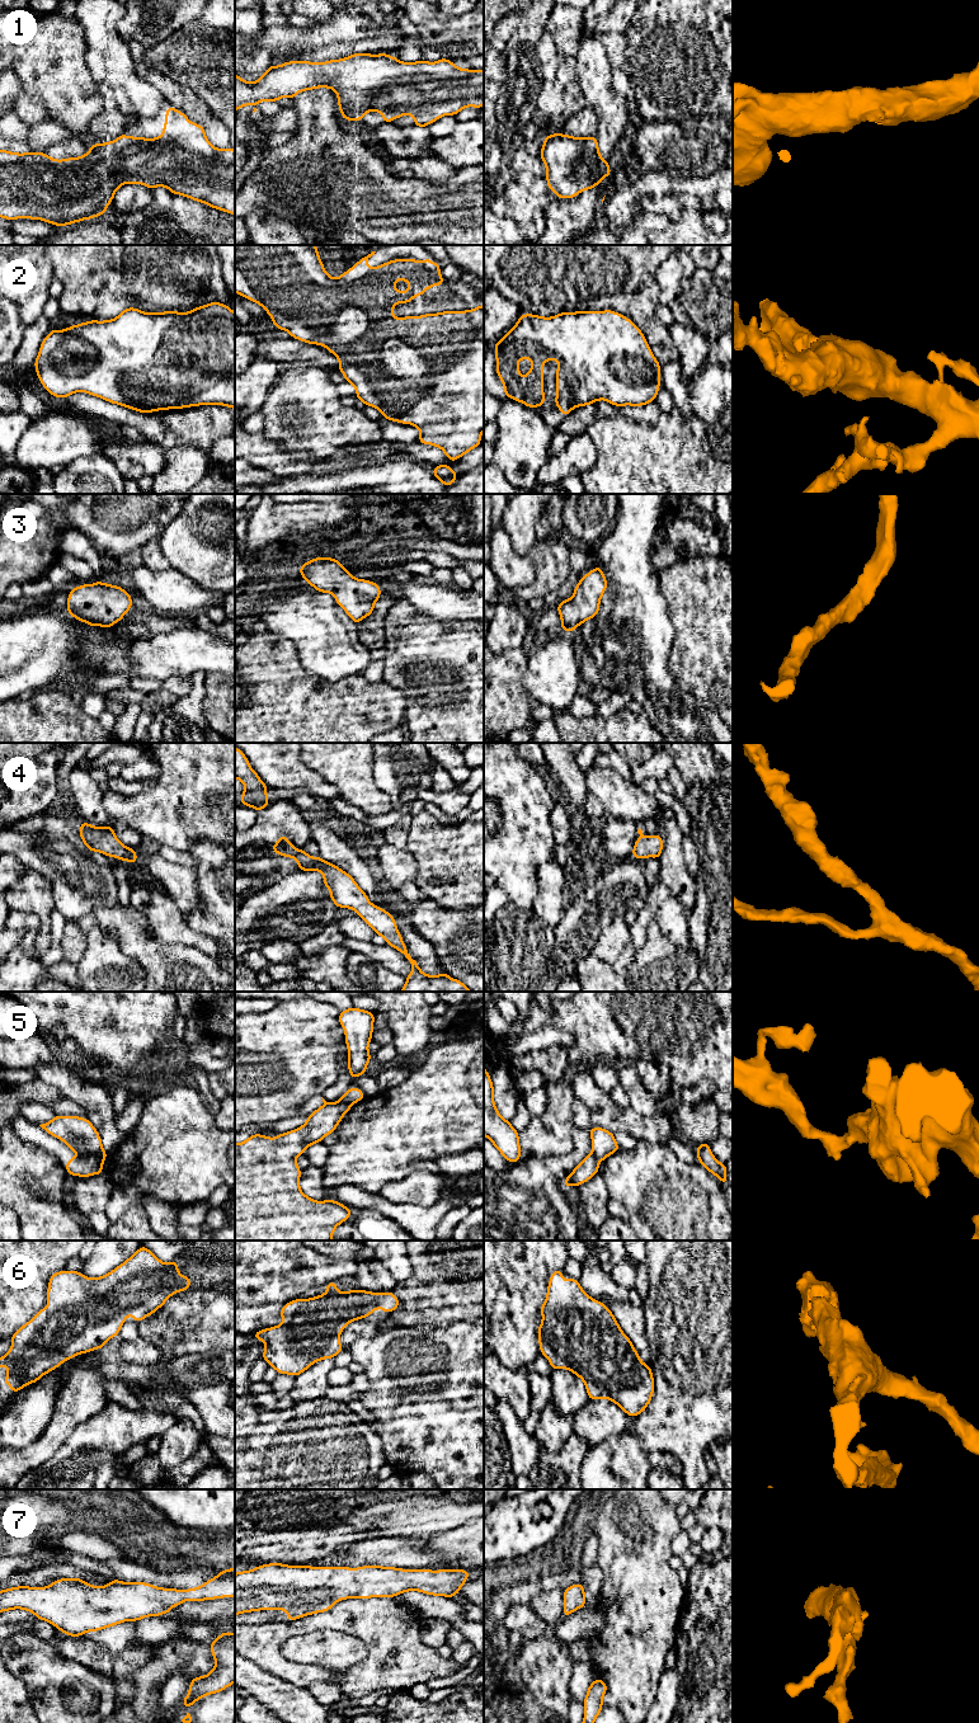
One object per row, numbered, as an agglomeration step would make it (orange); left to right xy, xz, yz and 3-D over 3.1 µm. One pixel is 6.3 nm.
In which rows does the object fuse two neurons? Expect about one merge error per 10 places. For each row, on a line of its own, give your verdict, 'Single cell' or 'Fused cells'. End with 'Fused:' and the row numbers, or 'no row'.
1: Single cell
2: Single cell
3: Single cell
4: Single cell
5: Fused cells
6: Single cell
7: Single cell
Fused: 5

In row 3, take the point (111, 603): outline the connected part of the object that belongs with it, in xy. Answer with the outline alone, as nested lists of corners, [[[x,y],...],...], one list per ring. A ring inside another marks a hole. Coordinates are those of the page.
[[[95,582],[69,592],[66,612],[90,627],[110,629],[132,608],[132,597],[122,587]]]

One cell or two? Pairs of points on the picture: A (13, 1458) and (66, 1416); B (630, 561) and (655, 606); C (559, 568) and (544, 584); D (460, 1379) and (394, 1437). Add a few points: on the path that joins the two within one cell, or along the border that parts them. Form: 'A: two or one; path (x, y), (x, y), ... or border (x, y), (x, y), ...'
A: one; path (28, 1458), (57, 1431)
B: two; border (658, 579), (626, 582), (621, 596), (624, 605)
C: one; path (555, 572), (546, 580)
D: one; path (443, 1396), (420, 1418), (410, 1421)

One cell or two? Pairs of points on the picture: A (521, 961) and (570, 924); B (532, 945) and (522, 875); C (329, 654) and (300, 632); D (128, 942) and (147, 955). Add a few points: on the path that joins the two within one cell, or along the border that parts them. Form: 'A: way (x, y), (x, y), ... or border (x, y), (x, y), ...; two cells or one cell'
A: border (554, 927), (554, 946), (549, 955), (549, 966); two cells
B: border (509, 899), (521, 908), (531, 911); two cells
C: border (346, 635), (330, 643), (307, 648), (301, 660); two cells
D: way (133, 942), (142, 950); one cell

